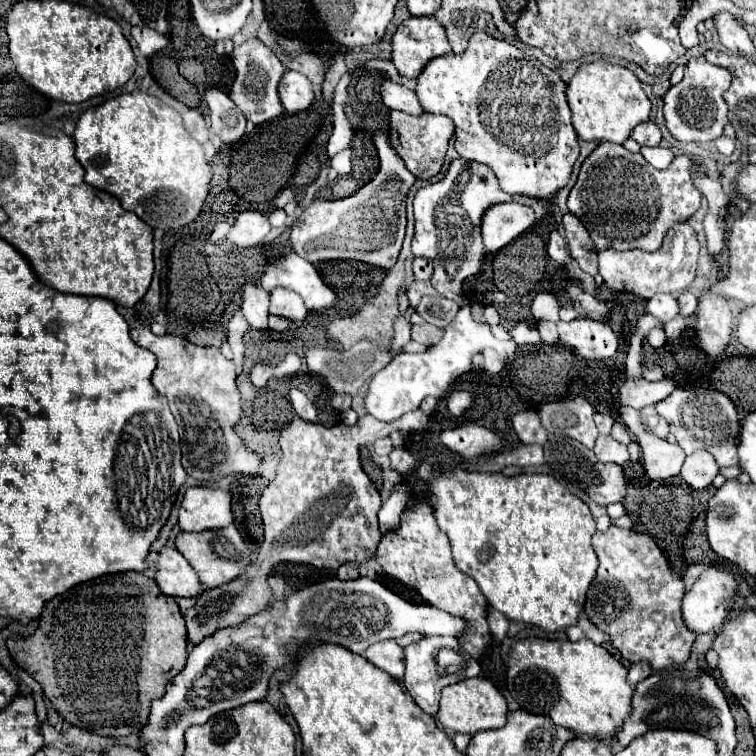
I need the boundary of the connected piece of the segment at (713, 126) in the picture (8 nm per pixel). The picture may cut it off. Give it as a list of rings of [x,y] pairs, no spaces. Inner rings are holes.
[[[703,55],[689,59],[685,65],[683,81],[671,87],[663,99],[663,115],[669,133],[681,143],[715,141],[723,133],[725,123],[729,121],[727,103],[723,101],[723,93],[729,89],[729,85],[731,85],[731,71],[707,63]]]

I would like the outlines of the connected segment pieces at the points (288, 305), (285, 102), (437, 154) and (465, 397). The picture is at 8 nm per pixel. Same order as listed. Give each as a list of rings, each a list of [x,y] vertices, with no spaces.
[[[277,287],[277,289],[271,291],[269,313],[287,317],[291,321],[303,321],[305,315],[307,315],[307,309],[305,309],[305,303],[301,301],[301,297],[295,291]]]
[[[285,71],[279,81],[279,99],[283,109],[289,113],[305,111],[313,103],[313,85],[305,75],[297,71]]]
[[[391,111],[389,113],[391,129],[389,129],[389,141],[397,155],[403,159],[405,167],[423,181],[435,181],[437,175],[443,171],[445,163],[445,153],[449,147],[449,141],[453,137],[453,121],[445,115],[433,115],[433,113],[423,113],[419,117],[405,115],[401,111]]]
[[[465,305],[465,307],[459,309],[459,313],[457,313],[455,319],[443,329],[441,341],[433,345],[427,353],[399,353],[385,369],[381,369],[381,371],[373,377],[371,387],[369,387],[369,393],[367,393],[367,399],[365,399],[367,413],[373,415],[373,417],[379,419],[379,421],[389,423],[389,421],[395,421],[395,419],[399,419],[401,415],[405,415],[405,413],[409,413],[409,411],[415,411],[427,395],[433,395],[433,397],[437,397],[437,399],[441,399],[441,397],[447,399],[449,411],[459,417],[465,409],[469,409],[469,405],[471,405],[471,395],[469,395],[467,391],[453,391],[451,385],[457,382],[461,374],[465,374],[472,369],[471,361],[473,356],[481,351],[482,348],[479,348],[481,342],[485,342],[486,347],[493,348],[499,354],[499,351],[495,349],[495,345],[499,343],[499,340],[491,335],[489,325],[479,325],[479,323],[475,323],[473,317],[471,317],[469,305]]]

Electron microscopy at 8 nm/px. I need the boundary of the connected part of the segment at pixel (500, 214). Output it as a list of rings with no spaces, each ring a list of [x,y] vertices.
[[[521,203],[493,205],[493,209],[487,209],[481,219],[481,237],[487,253],[497,253],[525,229],[535,225],[533,209]]]

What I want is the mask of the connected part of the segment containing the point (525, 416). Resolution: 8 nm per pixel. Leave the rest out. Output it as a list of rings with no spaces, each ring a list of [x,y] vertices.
[[[521,411],[513,417],[513,429],[525,445],[543,445],[547,441],[547,431],[541,425],[537,411]]]

